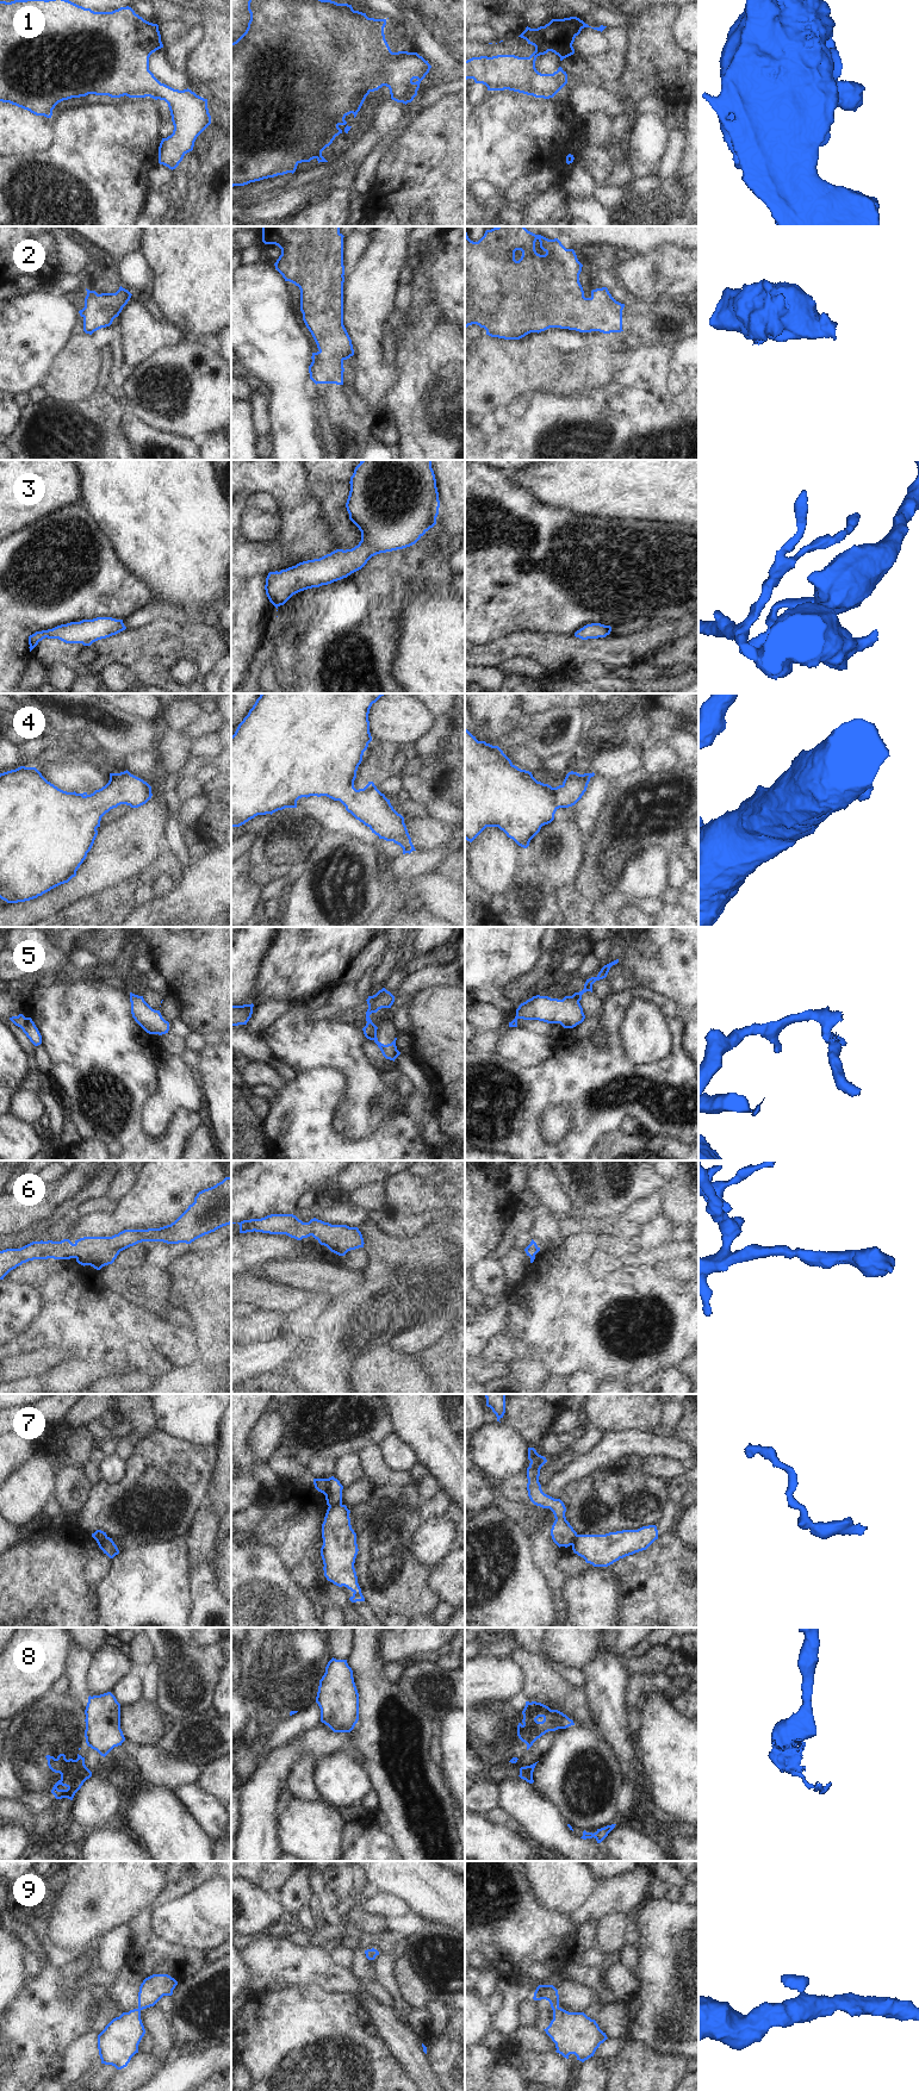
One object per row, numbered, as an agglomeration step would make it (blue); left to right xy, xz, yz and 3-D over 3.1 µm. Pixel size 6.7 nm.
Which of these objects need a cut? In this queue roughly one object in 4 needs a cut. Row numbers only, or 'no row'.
5, 7, 8

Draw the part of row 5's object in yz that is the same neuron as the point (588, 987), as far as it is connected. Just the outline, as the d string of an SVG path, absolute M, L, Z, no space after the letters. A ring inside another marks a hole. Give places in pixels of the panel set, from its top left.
M619 959L604 965L601 971L598 972L598 975L596 977L591 977L589 979L586 979L585 984L584 984L584 989L579 992L575 992L572 996L570 996L572 1000L577 1000L577 1001L580 1001L582 1000L582 995L586 991L591 991L592 992L592 984L596 982L596 981L600 981L600 979L603 979L607 977L610 967L615 964L619 963Z

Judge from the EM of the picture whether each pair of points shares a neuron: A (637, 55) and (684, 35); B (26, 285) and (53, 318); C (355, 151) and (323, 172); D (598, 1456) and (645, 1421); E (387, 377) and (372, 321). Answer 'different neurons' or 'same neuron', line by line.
A: different neurons
B: different neurons
C: same neuron
D: different neurons
E: same neuron

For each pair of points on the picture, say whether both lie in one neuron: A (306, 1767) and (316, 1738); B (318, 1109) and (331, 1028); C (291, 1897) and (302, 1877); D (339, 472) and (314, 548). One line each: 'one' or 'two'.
A: two
B: two
C: one
D: two

